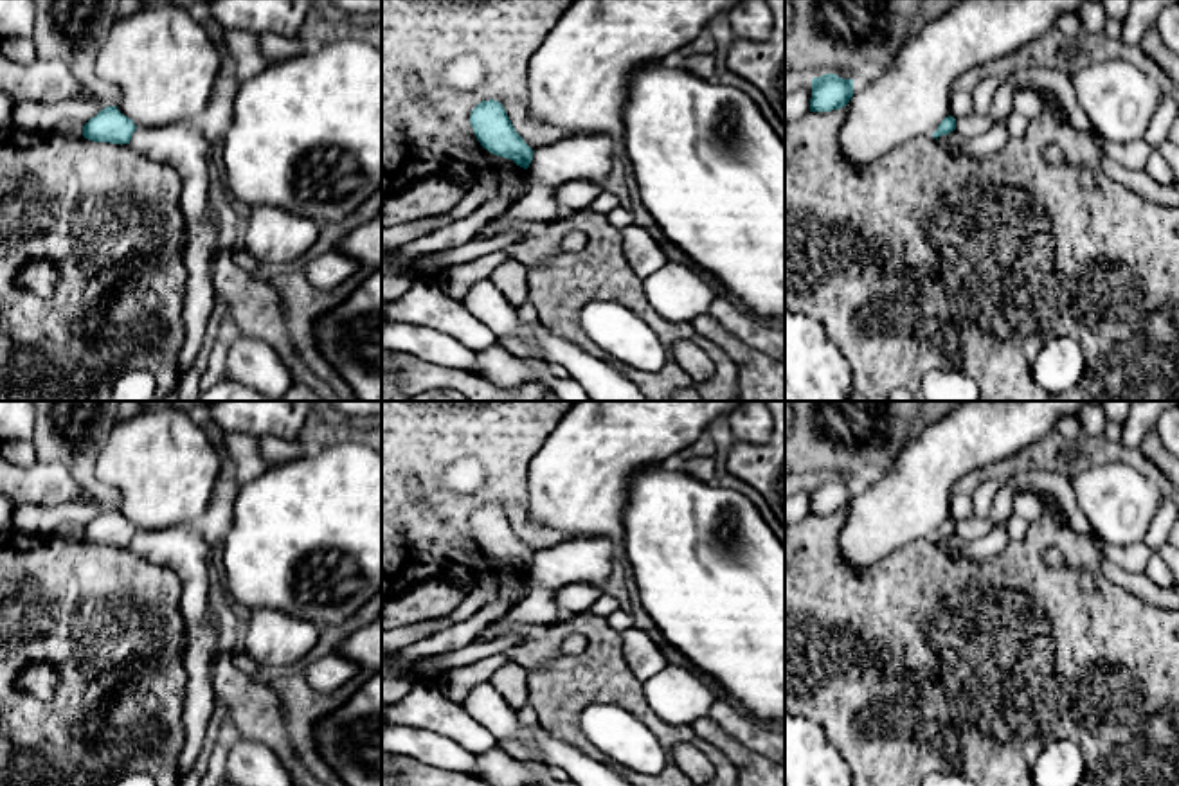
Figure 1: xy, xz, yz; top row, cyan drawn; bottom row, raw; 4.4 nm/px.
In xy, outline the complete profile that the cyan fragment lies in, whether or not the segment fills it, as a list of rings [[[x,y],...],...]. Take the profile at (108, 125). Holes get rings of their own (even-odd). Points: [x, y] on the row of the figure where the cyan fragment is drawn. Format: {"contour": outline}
{"contour": [[[106,106],[83,126],[83,137],[94,142],[130,144],[137,126],[117,106]]]}

